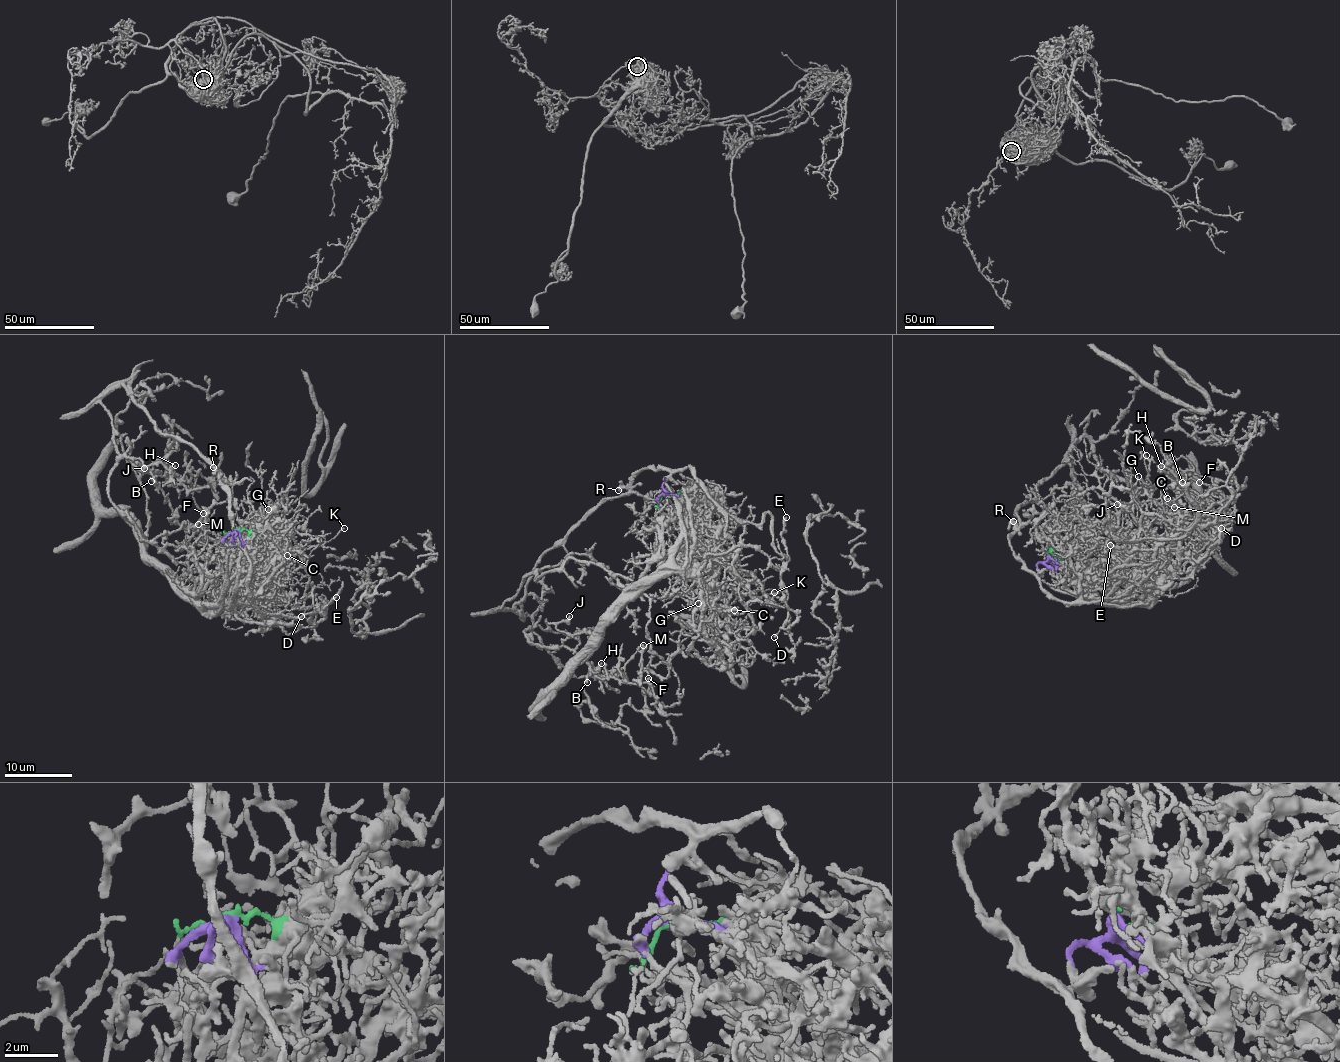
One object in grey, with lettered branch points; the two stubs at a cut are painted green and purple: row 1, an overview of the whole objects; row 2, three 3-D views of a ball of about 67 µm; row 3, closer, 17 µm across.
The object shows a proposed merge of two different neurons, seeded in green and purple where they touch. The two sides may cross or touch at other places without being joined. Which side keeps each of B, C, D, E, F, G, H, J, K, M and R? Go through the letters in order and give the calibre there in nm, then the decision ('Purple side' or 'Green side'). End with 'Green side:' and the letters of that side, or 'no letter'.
B: Thickness 220 nm. Purple side
C: Thickness 190 nm. Green side
D: Thickness 160 nm. Purple side
E: Thickness 240 nm. Purple side
F: Thickness 160 nm. Purple side
G: Thickness 140 nm. Green side
H: Thickness 150 nm. Purple side
J: Thickness 220 nm. Purple side
K: Thickness 120 nm. Green side
M: Thickness 200 nm. Purple side
R: Thickness 320 nm. Purple side
Green side: C, G, K

